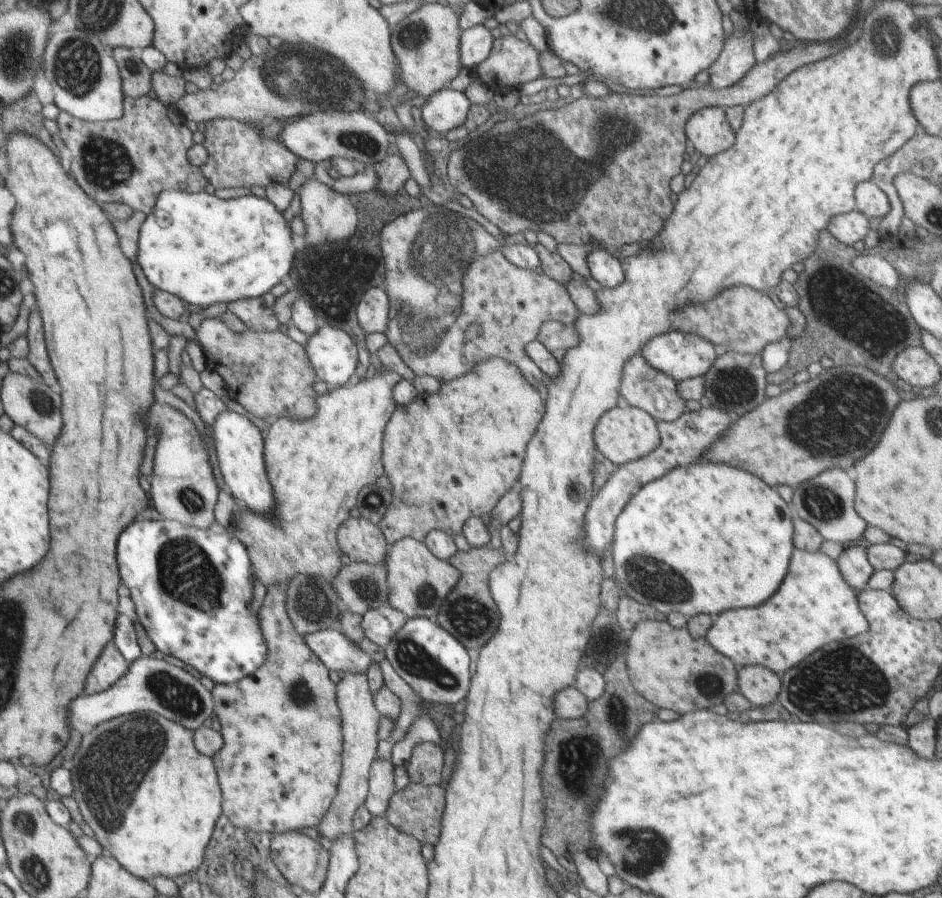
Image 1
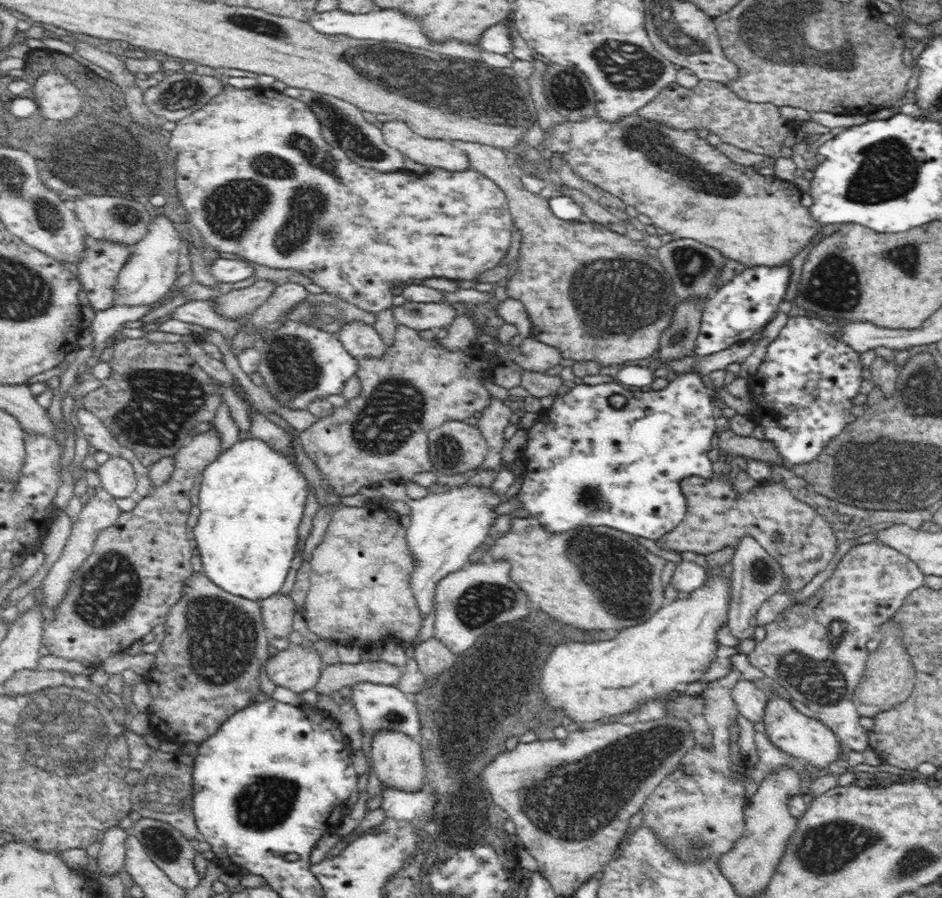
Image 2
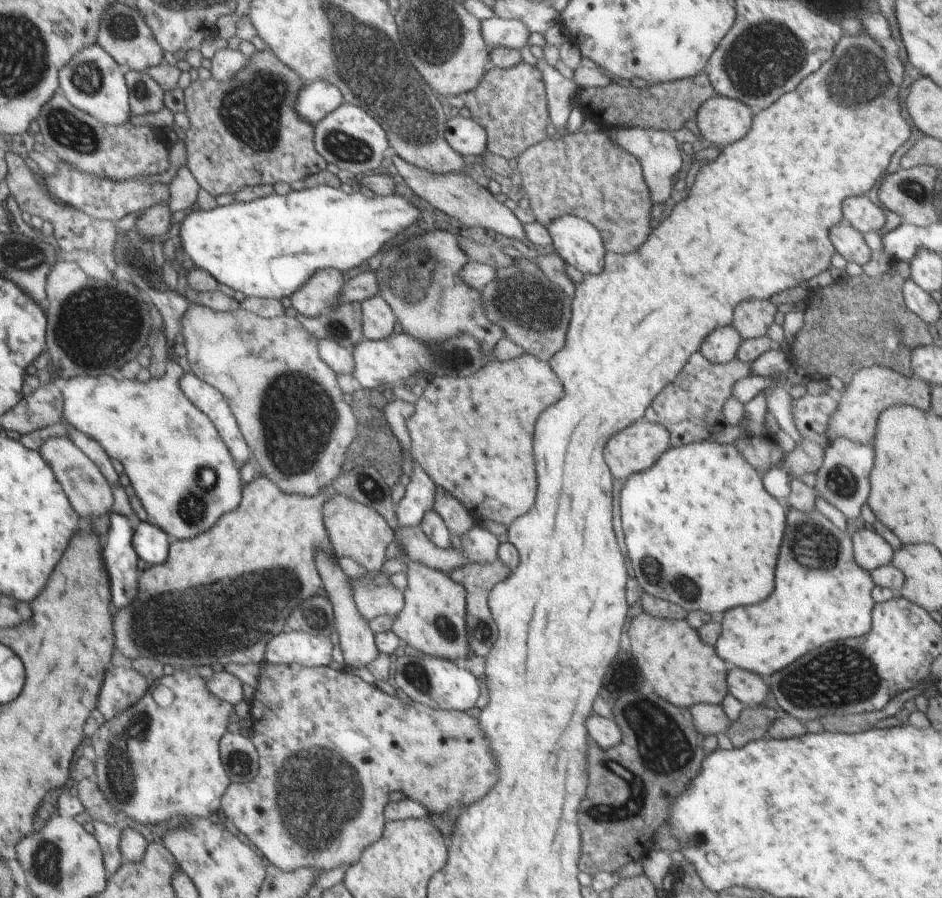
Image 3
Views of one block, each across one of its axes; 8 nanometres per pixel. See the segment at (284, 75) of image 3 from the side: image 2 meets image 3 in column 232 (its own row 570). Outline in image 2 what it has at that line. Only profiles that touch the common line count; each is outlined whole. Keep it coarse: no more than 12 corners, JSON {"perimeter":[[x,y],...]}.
{"perimeter":[[212,424],[170,478],[101,530],[45,653],[98,667],[166,624],[194,574],[194,478]]}

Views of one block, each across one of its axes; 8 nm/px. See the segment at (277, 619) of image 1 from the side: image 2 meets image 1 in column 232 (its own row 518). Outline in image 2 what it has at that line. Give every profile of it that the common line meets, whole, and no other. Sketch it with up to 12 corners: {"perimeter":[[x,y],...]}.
{"perimeter":[[690,477],[656,544],[707,555],[751,536],[798,591],[838,552],[831,524],[770,479]]}

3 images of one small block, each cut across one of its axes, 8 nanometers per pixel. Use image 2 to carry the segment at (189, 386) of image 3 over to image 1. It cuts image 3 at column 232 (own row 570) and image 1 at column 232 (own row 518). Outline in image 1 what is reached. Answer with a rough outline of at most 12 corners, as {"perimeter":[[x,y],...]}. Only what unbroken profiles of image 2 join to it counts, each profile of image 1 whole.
{"perimeter":[[229,409],[212,431],[218,468],[238,504],[273,519],[264,432]]}

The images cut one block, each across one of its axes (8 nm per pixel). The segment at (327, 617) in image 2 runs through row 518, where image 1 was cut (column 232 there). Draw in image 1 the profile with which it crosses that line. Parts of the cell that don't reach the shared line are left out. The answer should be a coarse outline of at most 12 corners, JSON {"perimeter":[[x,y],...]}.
{"perimeter":[[205,319],[228,395],[268,424],[315,416],[318,376],[279,329]]}

